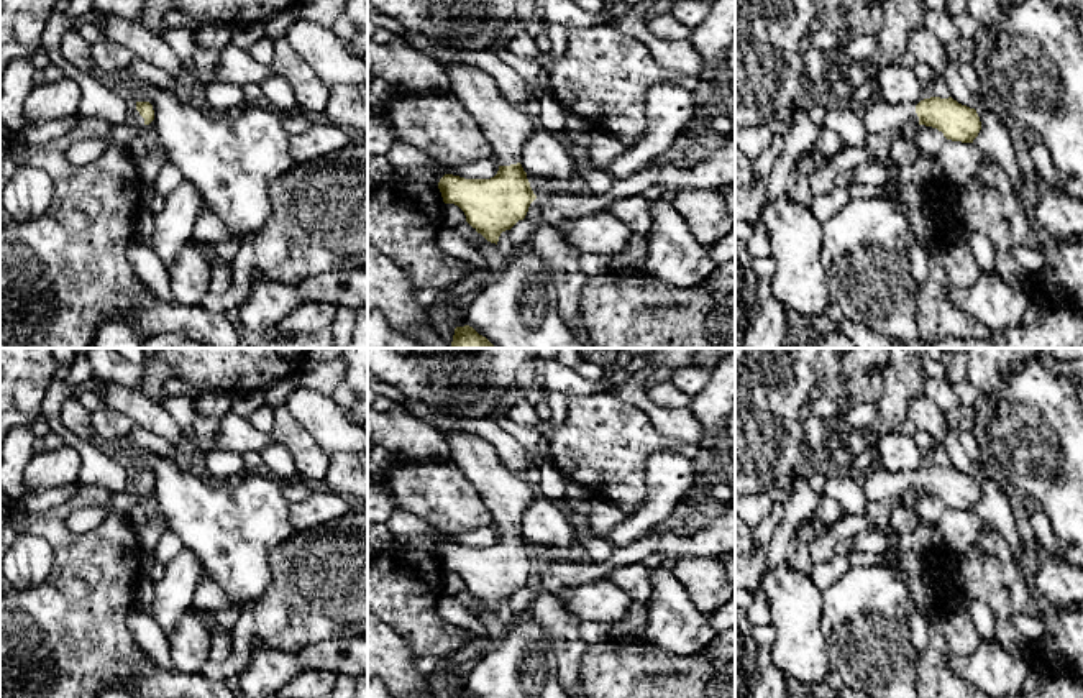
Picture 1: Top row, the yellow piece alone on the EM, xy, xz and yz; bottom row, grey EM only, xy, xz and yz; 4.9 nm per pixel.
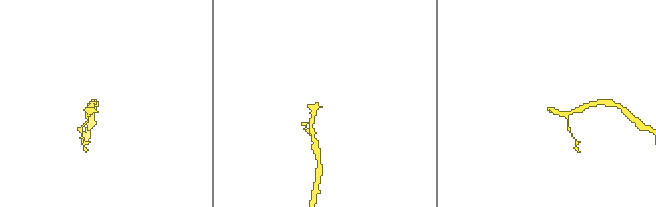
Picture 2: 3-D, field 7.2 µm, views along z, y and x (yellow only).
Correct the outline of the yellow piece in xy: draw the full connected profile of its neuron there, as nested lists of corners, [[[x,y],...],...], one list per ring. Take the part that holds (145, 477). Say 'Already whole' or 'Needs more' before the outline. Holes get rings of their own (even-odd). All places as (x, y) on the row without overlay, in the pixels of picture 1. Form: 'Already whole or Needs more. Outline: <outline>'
Needs more. Outline: [[[133,470],[131,471],[131,488],[135,491],[149,493],[154,488],[154,478],[149,470]]]

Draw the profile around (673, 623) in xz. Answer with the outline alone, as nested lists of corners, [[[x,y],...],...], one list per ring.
[[[651,568],[651,598],[647,606],[647,637],[651,644],[676,654],[692,655],[707,649],[717,631],[706,621],[671,570]]]

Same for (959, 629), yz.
[[[958,595],[952,606],[942,614],[942,631],[953,654],[971,655],[981,644],[966,606],[966,599]]]

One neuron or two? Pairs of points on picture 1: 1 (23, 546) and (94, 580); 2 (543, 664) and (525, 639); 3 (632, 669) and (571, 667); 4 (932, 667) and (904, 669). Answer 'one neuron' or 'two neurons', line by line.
1: two neurons
2: one neuron
3: two neurons
4: two neurons

